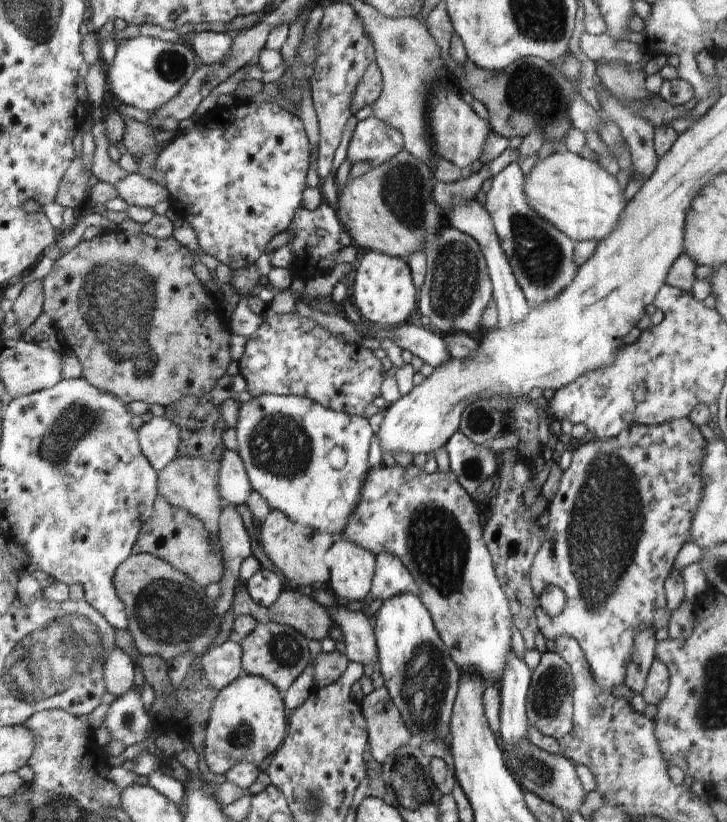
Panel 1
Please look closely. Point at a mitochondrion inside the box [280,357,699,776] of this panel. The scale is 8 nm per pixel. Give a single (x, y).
(607, 516)

